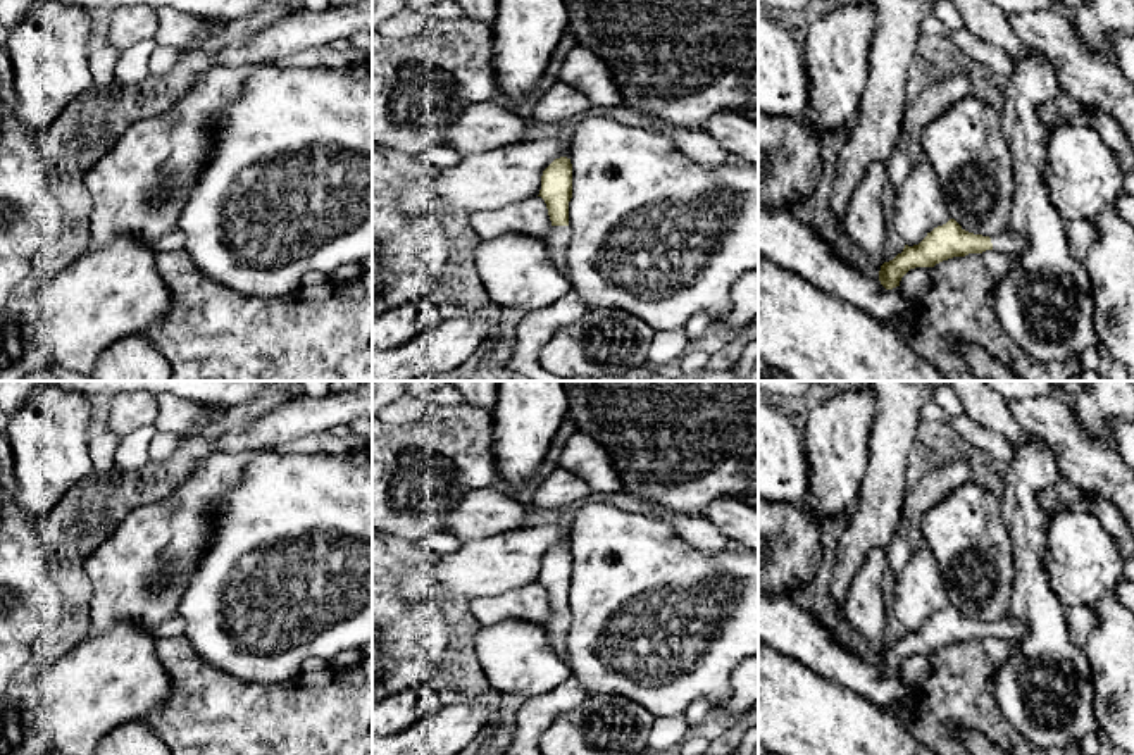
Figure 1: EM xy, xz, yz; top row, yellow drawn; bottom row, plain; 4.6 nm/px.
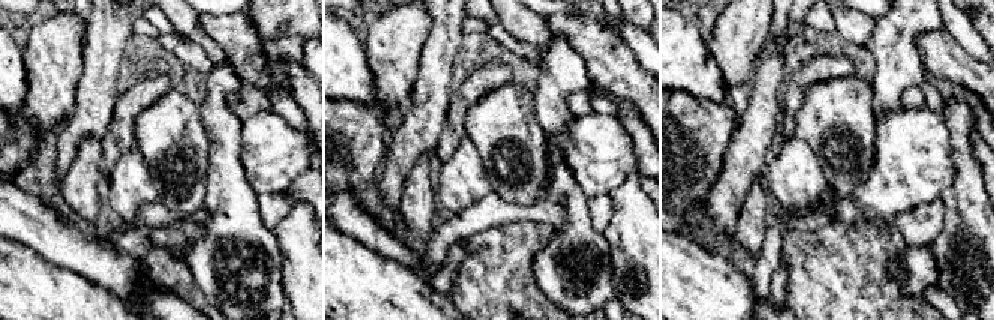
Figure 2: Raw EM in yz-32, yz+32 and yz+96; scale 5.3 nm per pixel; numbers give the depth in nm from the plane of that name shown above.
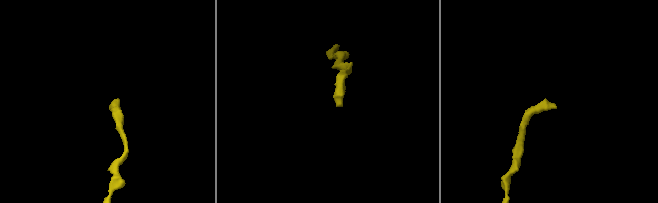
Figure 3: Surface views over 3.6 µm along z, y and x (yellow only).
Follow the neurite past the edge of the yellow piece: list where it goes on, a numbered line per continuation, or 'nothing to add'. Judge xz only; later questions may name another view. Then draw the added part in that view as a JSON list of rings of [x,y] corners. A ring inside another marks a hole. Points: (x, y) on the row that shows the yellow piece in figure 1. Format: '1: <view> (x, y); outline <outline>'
1: xz (557, 238); outline [[[553,226],[543,240],[557,269],[560,269],[562,272],[567,267],[569,236],[570,236],[569,226]]]

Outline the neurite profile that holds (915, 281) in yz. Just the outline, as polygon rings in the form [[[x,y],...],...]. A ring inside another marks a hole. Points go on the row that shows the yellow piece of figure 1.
[[[932,267],[910,269],[900,281],[900,290],[907,298],[922,296],[934,286]]]

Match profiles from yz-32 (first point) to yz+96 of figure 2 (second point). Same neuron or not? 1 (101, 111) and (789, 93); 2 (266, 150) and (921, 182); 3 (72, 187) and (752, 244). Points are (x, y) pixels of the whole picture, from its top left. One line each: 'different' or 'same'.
1: different
2: same
3: same

